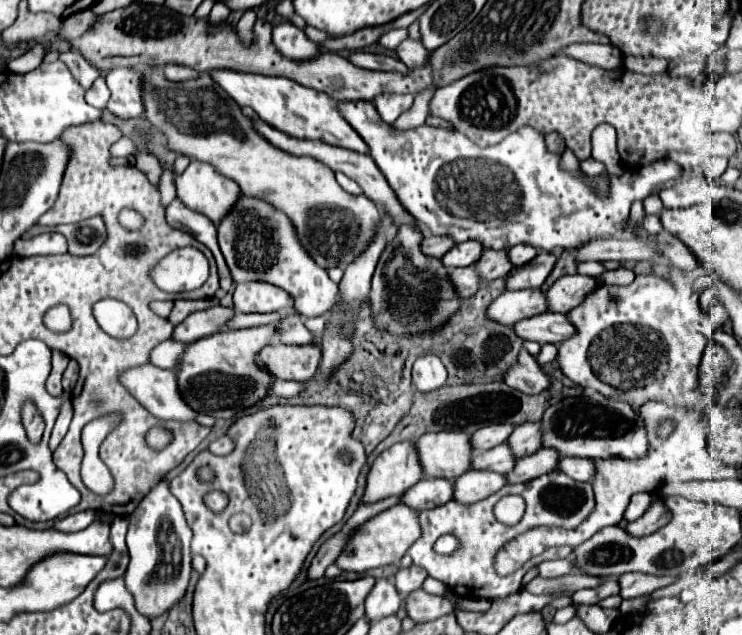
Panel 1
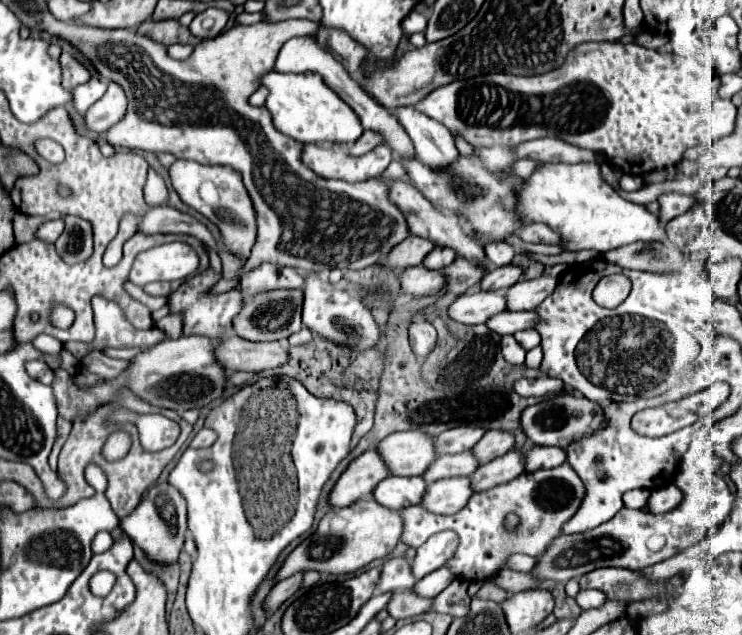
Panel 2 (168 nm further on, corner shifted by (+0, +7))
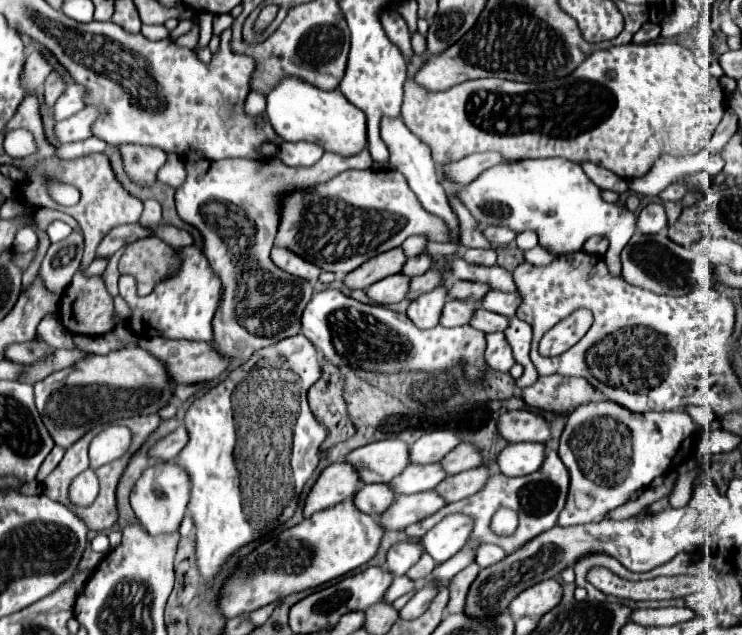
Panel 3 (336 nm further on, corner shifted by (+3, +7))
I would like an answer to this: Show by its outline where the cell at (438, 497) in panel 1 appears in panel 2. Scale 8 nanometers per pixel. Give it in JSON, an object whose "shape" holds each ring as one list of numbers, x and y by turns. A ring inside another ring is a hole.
{"shape":[[387,476,385,480,381,480,375,490,373,490,373,498,379,500,381,506,391,508,391,510,403,510,407,506,419,504,423,492,425,492,427,484,423,480,419,480,419,476,411,476,411,478,399,478,399,476]]}

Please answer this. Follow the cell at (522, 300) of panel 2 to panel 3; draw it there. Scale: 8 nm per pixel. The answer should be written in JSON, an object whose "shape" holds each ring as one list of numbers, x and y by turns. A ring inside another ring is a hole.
{"shape":[[490,290,484,300,482,300,482,308,508,316,512,318,516,314,520,306,520,292,500,292,500,290]]}

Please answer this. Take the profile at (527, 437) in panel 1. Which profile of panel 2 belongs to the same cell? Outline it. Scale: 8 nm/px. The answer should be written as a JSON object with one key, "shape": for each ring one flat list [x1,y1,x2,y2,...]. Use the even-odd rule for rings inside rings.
{"shape":[[487,430,485,436,473,446,473,456,477,458,479,464,487,464,489,460,509,452,513,448,513,444,515,444,515,440,511,434]]}

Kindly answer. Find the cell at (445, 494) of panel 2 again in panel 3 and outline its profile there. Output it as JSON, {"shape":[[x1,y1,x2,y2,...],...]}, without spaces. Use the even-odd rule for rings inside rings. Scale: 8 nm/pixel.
{"shape":[[436,490,408,494,396,498,394,504,378,520,384,530,404,530,408,524,420,522,430,514,438,512,444,504,446,500]]}

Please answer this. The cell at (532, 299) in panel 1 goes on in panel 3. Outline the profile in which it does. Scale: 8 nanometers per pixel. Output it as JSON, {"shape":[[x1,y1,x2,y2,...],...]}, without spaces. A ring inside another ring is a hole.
{"shape":[[448,300,442,308,440,324,442,326,464,326,472,320,474,312,480,308,480,302,470,300]]}

